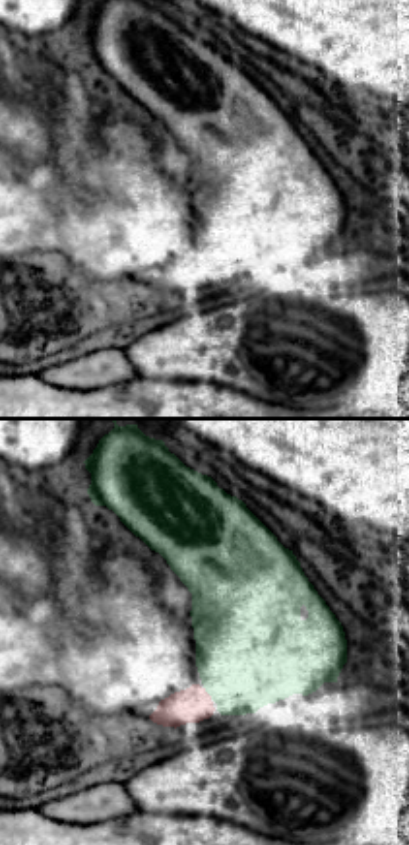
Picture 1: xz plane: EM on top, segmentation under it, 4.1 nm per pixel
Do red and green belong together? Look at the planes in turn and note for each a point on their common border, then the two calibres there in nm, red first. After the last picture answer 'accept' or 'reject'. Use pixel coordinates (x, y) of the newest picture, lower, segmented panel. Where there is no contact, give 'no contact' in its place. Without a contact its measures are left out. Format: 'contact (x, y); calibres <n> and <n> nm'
contact (206, 692); calibres 150 and 460 nm

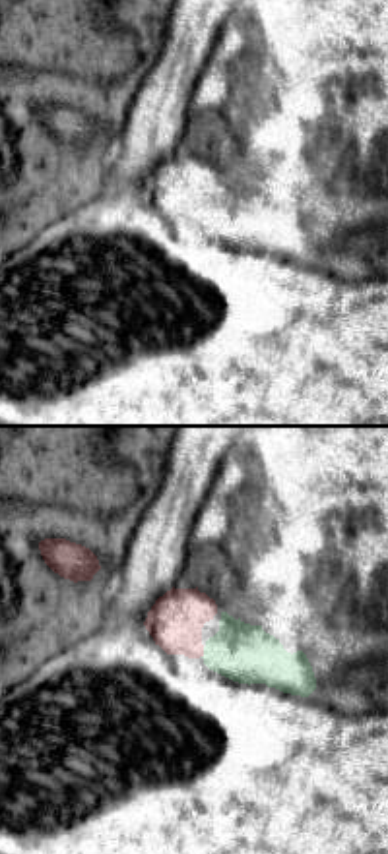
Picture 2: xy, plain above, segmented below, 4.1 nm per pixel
contact (202, 653); calibres 220 and 240 nm

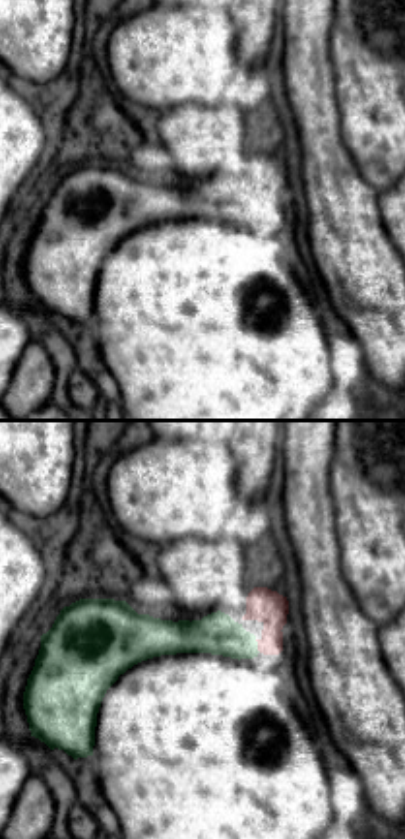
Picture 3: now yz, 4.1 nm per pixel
contact (258, 646); calibres 140 and 170 nm

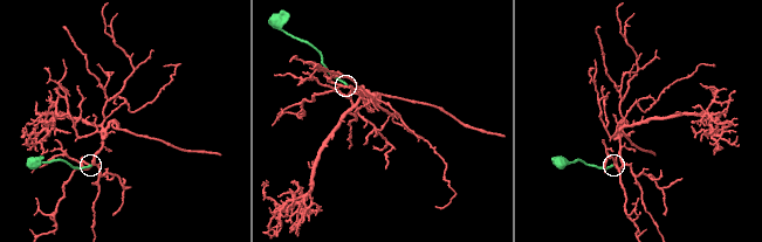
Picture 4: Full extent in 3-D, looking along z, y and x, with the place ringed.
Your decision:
accept

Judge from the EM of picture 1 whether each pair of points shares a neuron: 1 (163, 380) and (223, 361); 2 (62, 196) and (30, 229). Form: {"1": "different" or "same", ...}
{"1": "same", "2": "same"}

